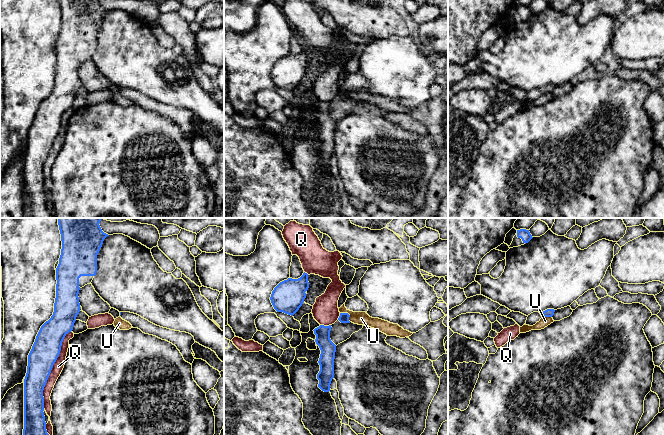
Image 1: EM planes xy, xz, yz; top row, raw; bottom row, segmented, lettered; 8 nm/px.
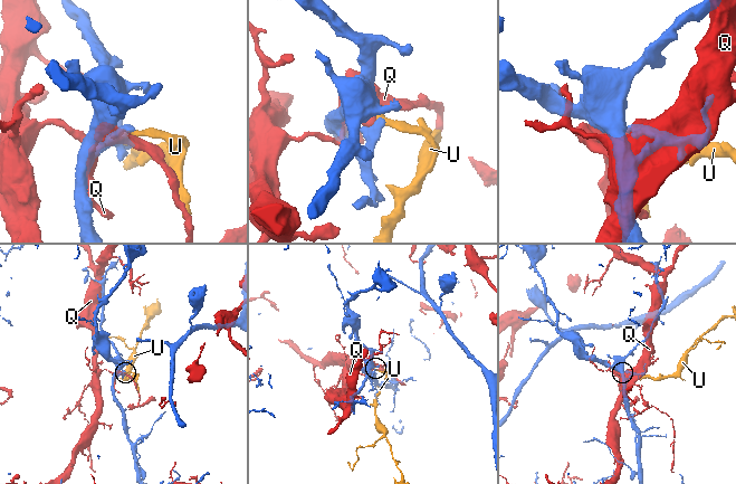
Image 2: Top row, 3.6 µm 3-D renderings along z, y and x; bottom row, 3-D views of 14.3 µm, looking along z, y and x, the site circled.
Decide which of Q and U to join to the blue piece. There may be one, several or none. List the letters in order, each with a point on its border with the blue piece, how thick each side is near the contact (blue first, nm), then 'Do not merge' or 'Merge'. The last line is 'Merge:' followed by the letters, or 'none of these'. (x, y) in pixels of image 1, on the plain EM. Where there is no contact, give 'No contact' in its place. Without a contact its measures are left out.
Q: Touches blue at xy (51, 145). Thickness 220 nm (blue) against 90 nm. Do not merge
U: Touches blue at xz (348, 90). Thickness 80 nm (blue) against 110 nm. Do not merge
Merge: none of these

